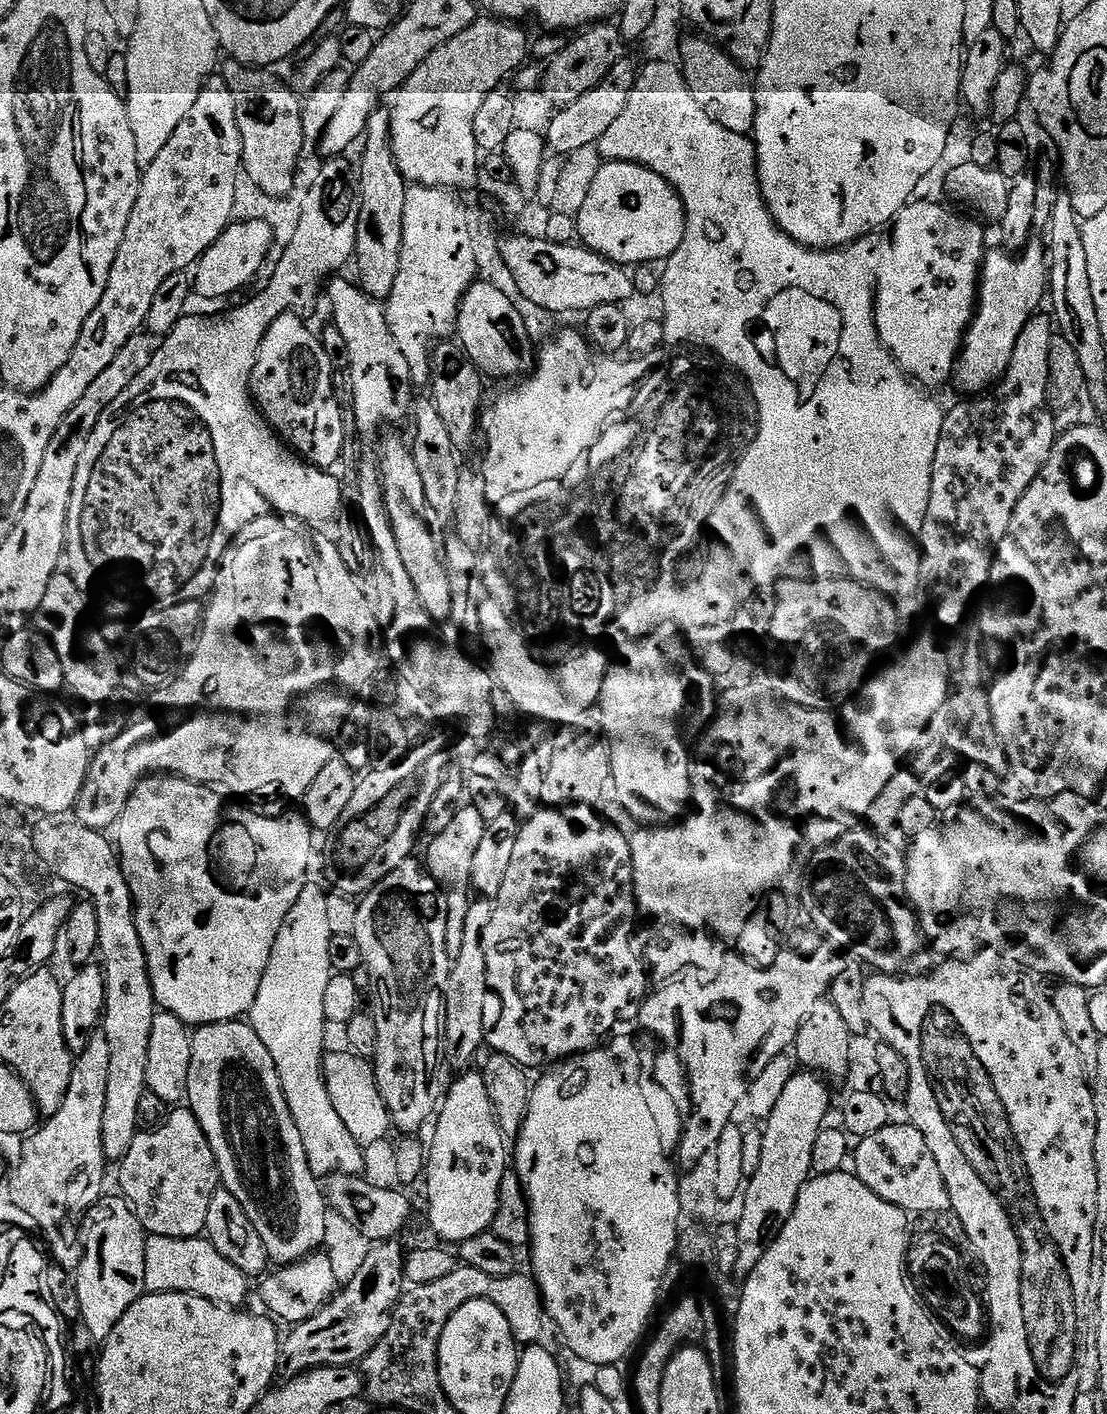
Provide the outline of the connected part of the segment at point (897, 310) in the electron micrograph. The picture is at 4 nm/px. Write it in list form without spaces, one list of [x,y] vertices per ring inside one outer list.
[[[920,200],[909,202],[905,208],[898,213],[894,223],[891,225],[892,245],[888,248],[888,257],[881,259],[876,273],[876,333],[880,335],[880,340],[884,343],[888,353],[896,359],[901,370],[909,377],[915,378],[921,385],[929,389],[936,390],[939,384],[948,384],[952,379],[952,369],[956,364],[956,356],[960,353],[960,345],[964,343],[964,336],[968,332],[968,327],[972,321],[972,316],[976,313],[976,298],[980,287],[980,265],[984,263],[986,247],[984,248],[984,228],[979,224],[979,219],[957,210],[955,207],[947,208],[944,204],[935,204],[932,200]]]

